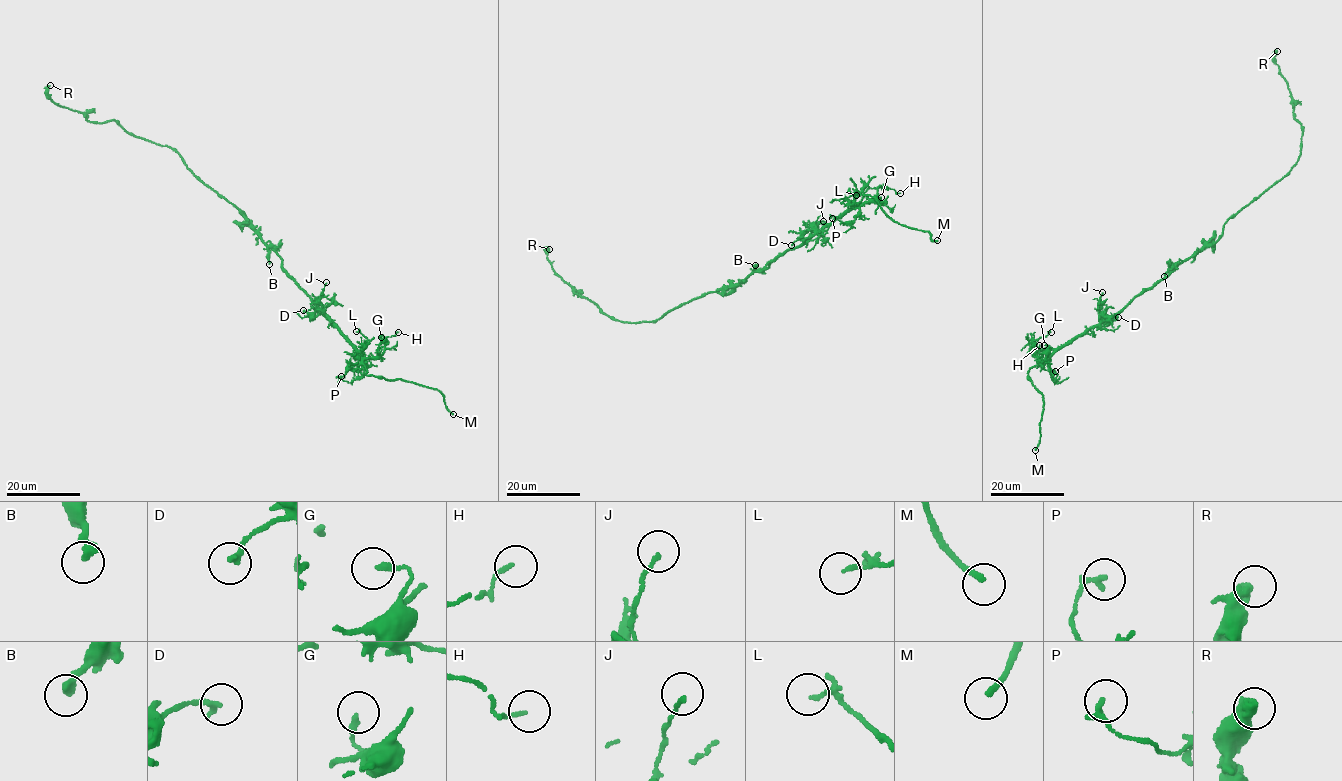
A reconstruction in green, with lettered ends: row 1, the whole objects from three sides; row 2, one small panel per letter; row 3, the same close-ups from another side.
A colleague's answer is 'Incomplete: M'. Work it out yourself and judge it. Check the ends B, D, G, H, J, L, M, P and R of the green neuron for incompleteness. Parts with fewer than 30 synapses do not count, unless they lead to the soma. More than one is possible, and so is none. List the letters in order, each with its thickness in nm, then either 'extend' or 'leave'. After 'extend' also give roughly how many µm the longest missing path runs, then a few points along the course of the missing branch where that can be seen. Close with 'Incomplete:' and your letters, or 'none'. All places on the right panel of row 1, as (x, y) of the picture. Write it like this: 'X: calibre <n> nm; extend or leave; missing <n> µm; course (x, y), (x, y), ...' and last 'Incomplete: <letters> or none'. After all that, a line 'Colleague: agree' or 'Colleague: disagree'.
B: calibre 280 nm; leave
D: calibre 200 nm; leave
G: calibre 200 nm; leave
H: calibre 120 nm; leave
J: calibre 130 nm; leave
L: calibre 110 nm; leave
M: calibre 200 nm; extend; missing 30 µm
P: calibre 180 nm; leave
R: calibre 280 nm; leave
Incomplete: M
Colleague: agree

